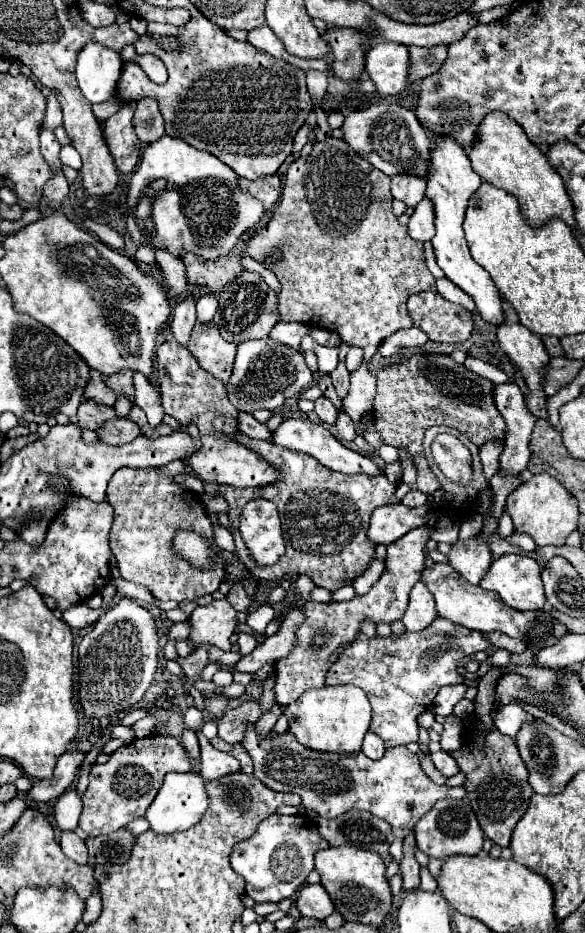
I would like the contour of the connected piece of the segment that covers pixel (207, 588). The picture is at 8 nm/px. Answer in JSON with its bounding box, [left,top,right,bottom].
[107,468,225,602]

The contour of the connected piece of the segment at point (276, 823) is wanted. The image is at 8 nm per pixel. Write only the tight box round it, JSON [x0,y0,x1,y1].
[231,814,329,904]

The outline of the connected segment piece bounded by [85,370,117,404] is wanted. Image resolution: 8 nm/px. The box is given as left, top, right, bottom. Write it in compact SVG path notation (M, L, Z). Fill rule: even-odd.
M91 370L91 378L89 378L89 384L85 388L85 398L93 398L93 400L99 400L101 404L115 404L115 392L109 390L109 386L103 382L107 376L101 374L101 372L95 372Z

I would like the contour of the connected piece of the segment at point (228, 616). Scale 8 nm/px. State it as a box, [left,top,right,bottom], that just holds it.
[189,598,237,650]

